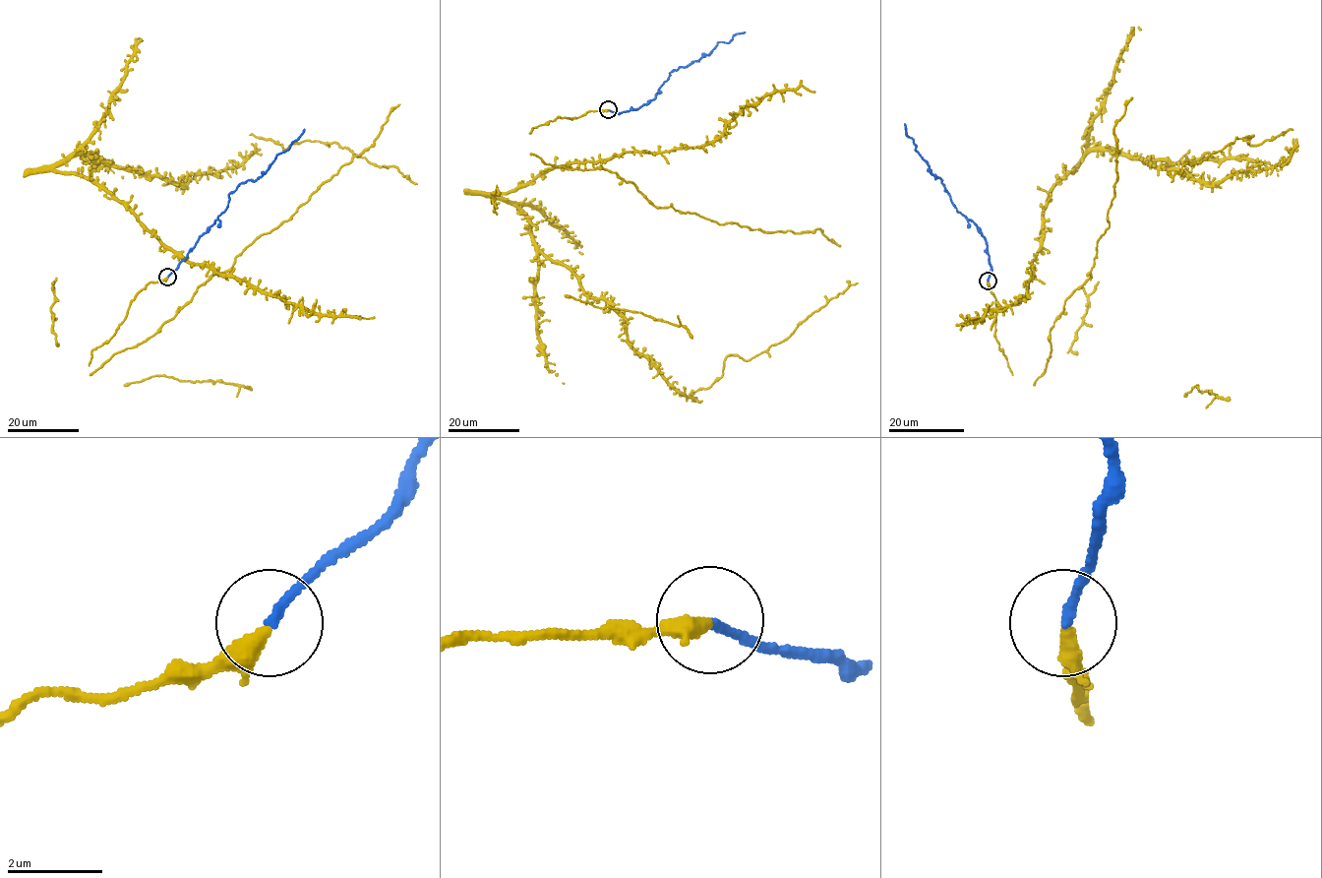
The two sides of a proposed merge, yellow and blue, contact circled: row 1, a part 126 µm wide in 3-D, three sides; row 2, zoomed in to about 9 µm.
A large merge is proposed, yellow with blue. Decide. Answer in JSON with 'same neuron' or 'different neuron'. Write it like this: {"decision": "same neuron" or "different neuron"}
{"decision": "same neuron"}

